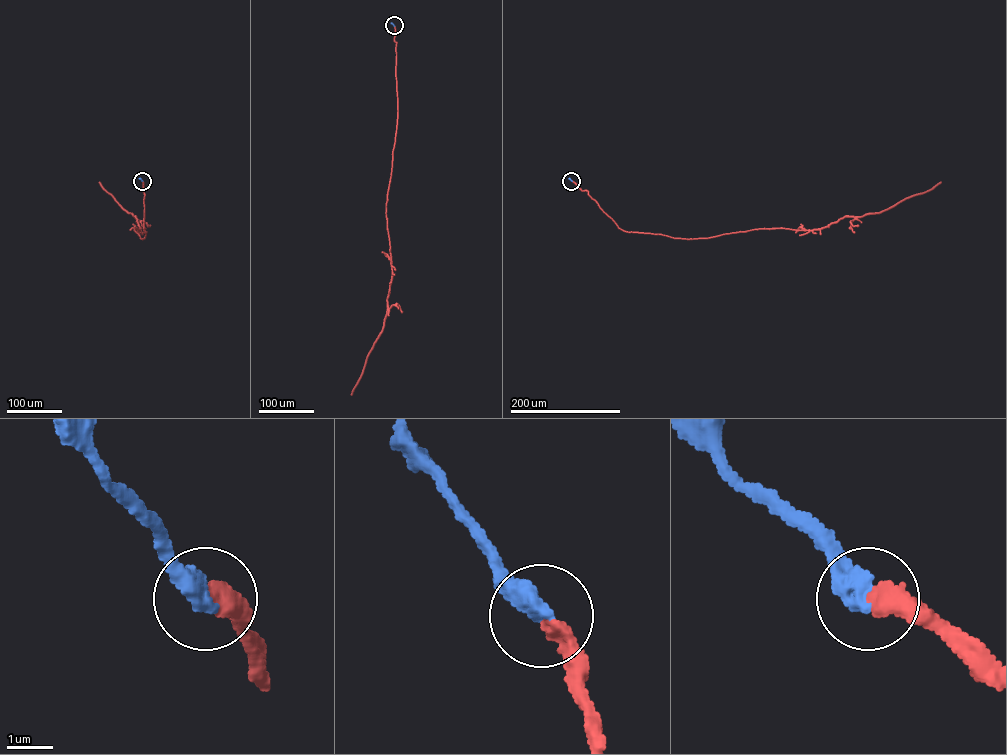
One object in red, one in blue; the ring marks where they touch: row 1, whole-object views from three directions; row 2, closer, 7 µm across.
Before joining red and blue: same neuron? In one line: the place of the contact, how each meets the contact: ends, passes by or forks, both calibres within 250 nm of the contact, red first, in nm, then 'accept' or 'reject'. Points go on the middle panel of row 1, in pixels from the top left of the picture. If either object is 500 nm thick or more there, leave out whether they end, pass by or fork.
at (394, 25); red ends there; blue ends there; 340 nm thick on the red side, 440 nm on the other; accept

